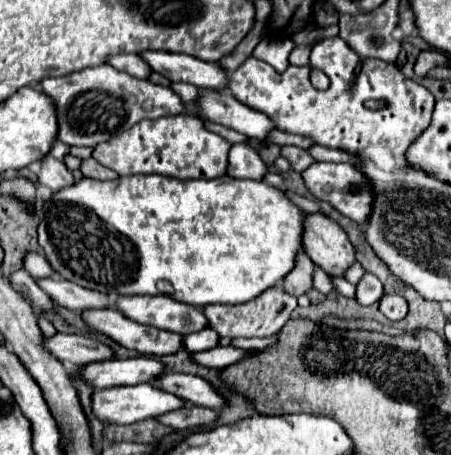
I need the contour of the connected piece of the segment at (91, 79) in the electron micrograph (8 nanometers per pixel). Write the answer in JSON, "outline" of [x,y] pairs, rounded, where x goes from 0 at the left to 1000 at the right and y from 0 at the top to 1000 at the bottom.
{"outline":[[[242,143],[180,152],[171,160],[153,160],[153,169],[109,169],[91,178],[91,200],[118,218],[126,248],[135,226],[135,257],[126,262],[126,305],[135,305],[149,319],[211,323],[259,297],[259,288],[268,292],[273,284],[290,284],[299,270],[317,262],[353,262],[366,253],[397,253],[410,244],[406,222],[375,191],[290,169],[286,160],[259,156]]]}

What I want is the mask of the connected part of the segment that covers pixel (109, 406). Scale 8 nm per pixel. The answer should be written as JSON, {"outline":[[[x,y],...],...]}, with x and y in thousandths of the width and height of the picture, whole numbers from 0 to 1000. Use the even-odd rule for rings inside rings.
{"outline":[[[308,842],[308,846],[273,846],[273,851],[242,851],[242,855],[215,855],[202,864],[202,912],[215,916],[224,930],[255,930],[255,934],[286,934],[299,925],[335,921],[348,912],[361,912],[370,903],[406,895],[406,877],[366,864],[357,855],[344,855],[335,842]]]}

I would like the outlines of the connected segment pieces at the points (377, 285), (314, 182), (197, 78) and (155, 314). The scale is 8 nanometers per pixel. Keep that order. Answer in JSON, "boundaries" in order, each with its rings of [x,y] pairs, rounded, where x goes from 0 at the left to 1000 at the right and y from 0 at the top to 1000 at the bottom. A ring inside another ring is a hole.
{"boundaries":[[[[812,600],[789,626],[789,662],[805,673],[840,662],[849,648],[847,622],[823,600]]],[[[694,358],[685,363],[676,376],[667,376],[667,389],[681,407],[681,415],[707,437],[729,446],[734,455],[743,455],[756,473],[792,486],[792,490],[809,490],[818,468],[823,468],[823,446],[827,446],[827,424],[823,411],[809,393],[809,385],[800,376],[792,376],[783,363],[774,358]]],[[[322,112],[308,125],[348,160],[366,165],[375,178],[410,178],[432,191],[499,196],[503,160],[481,138],[455,138],[437,125],[366,112]]],[[[290,648],[264,653],[255,675],[290,705],[339,714],[348,723],[375,723],[406,741],[455,723],[463,710],[441,675],[392,666],[375,648]]]]}

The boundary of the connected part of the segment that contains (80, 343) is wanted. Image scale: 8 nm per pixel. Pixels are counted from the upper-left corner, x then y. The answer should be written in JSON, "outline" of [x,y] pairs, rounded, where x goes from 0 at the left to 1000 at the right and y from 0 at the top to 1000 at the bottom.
{"outline":[[[122,732],[118,741],[100,741],[100,763],[149,811],[251,785],[251,771],[246,771],[242,758],[228,758],[228,754],[206,749],[197,741],[184,741],[184,736]]]}

